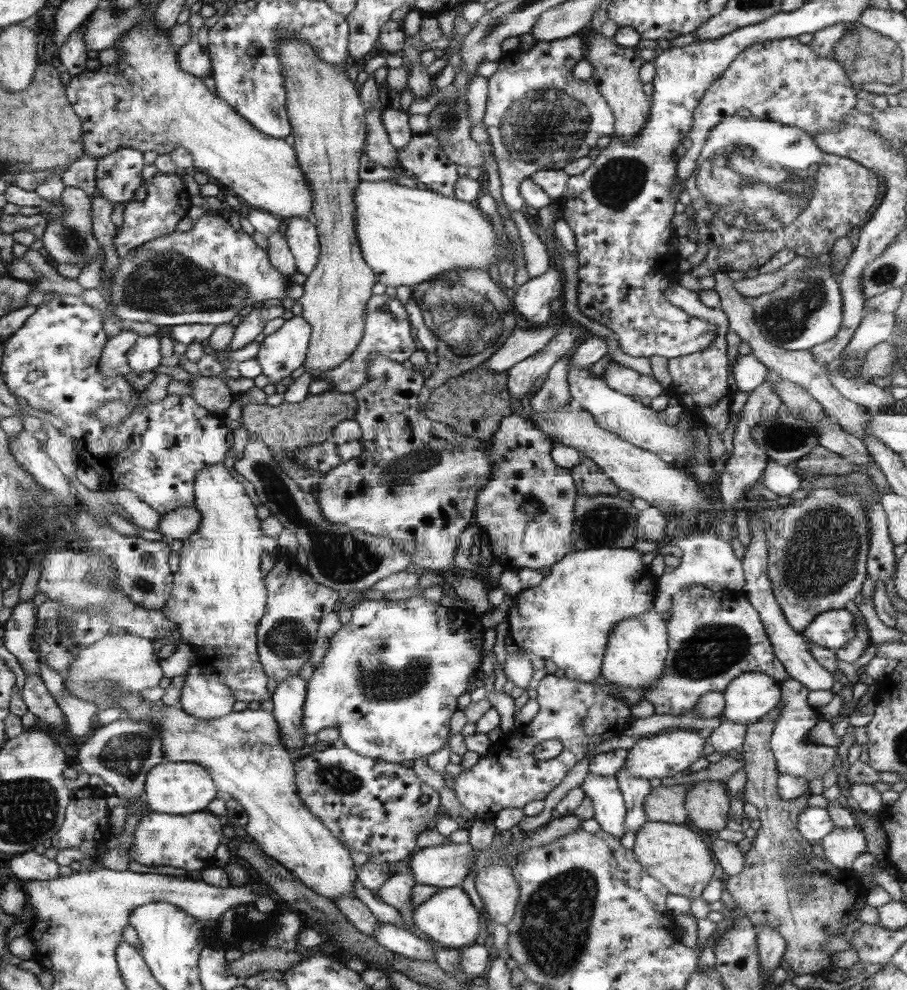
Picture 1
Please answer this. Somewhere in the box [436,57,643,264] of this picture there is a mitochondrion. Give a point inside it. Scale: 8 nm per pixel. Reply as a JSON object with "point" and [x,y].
{"point":[548,125]}

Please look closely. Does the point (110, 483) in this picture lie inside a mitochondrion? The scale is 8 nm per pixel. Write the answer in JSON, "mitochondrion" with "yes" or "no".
{"mitochondrion":"no"}

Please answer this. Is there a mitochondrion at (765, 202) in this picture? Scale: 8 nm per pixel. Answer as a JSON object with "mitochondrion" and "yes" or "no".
{"mitochondrion":"yes"}

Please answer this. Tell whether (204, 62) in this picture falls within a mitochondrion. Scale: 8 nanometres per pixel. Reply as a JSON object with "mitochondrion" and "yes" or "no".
{"mitochondrion":"no"}

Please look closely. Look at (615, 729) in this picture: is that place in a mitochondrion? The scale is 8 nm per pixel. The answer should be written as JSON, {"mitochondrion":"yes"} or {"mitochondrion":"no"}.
{"mitochondrion":"no"}

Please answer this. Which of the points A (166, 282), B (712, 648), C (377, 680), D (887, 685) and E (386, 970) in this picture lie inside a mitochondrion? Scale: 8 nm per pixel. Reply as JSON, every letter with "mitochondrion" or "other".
{"A":"mitochondrion","B":"mitochondrion","C":"mitochondrion","D":"other","E":"other"}

